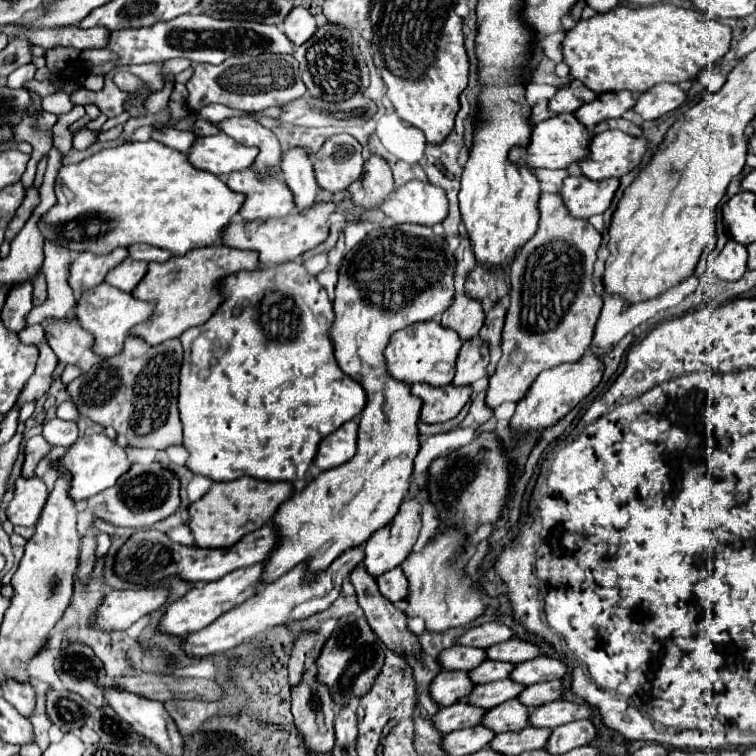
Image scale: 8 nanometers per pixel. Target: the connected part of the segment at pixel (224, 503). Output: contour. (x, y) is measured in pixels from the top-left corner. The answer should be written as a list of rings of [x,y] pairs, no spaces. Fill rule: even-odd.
[[[238,478],[232,482],[216,482],[206,496],[190,504],[190,530],[200,548],[228,548],[244,534],[254,532],[272,520],[278,506],[292,496],[292,482],[258,482],[256,478]]]

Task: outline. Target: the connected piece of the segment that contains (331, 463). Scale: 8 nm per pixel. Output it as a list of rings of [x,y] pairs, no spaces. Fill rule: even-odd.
[[[356,420],[342,424],[336,432],[326,436],[318,444],[314,464],[320,470],[328,470],[328,468],[336,468],[338,464],[348,462],[356,454],[356,434],[358,434],[358,422]]]

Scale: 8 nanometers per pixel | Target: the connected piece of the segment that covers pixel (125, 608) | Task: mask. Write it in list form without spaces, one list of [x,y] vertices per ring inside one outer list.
[[[164,586],[138,588],[138,590],[114,590],[106,594],[94,626],[98,630],[128,630],[138,618],[158,610],[168,600]]]

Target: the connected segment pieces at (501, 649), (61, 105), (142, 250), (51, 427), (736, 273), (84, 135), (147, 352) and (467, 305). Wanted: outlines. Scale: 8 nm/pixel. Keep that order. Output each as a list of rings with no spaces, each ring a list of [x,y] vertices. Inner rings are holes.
[[[510,638],[508,642],[500,642],[496,646],[486,648],[488,660],[502,660],[502,662],[510,662],[510,664],[518,664],[518,662],[524,662],[524,660],[530,660],[536,656],[540,656],[538,646],[524,642],[524,640],[516,640],[516,638]]]
[[[62,90],[54,92],[52,96],[42,98],[42,110],[50,112],[50,114],[56,114],[56,116],[70,112],[72,106],[74,106],[74,104],[70,102],[70,96],[68,96],[66,92],[62,92]]]
[[[132,244],[130,248],[130,256],[136,258],[136,260],[144,260],[144,262],[166,262],[172,254],[168,250],[160,250],[160,248],[154,248],[154,246],[148,246],[148,244]]]
[[[58,418],[46,420],[42,430],[44,440],[48,440],[52,446],[72,446],[78,440],[78,426],[76,422],[64,422]]]
[[[728,240],[722,252],[710,260],[710,268],[722,280],[740,280],[746,272],[746,248],[736,240]]]
[[[80,130],[74,134],[74,140],[72,140],[72,148],[78,148],[78,150],[86,150],[90,144],[96,142],[96,136],[98,132],[92,132],[92,130]]]
[[[128,336],[120,354],[76,378],[68,394],[84,416],[100,426],[112,426],[118,438],[128,438],[128,446],[156,450],[178,446],[182,444],[182,422],[176,404],[182,360],[184,350],[178,338],[148,346],[140,336]]]
[[[456,294],[452,306],[442,314],[442,326],[452,328],[460,334],[462,340],[470,340],[478,334],[484,322],[482,304],[468,294]]]

